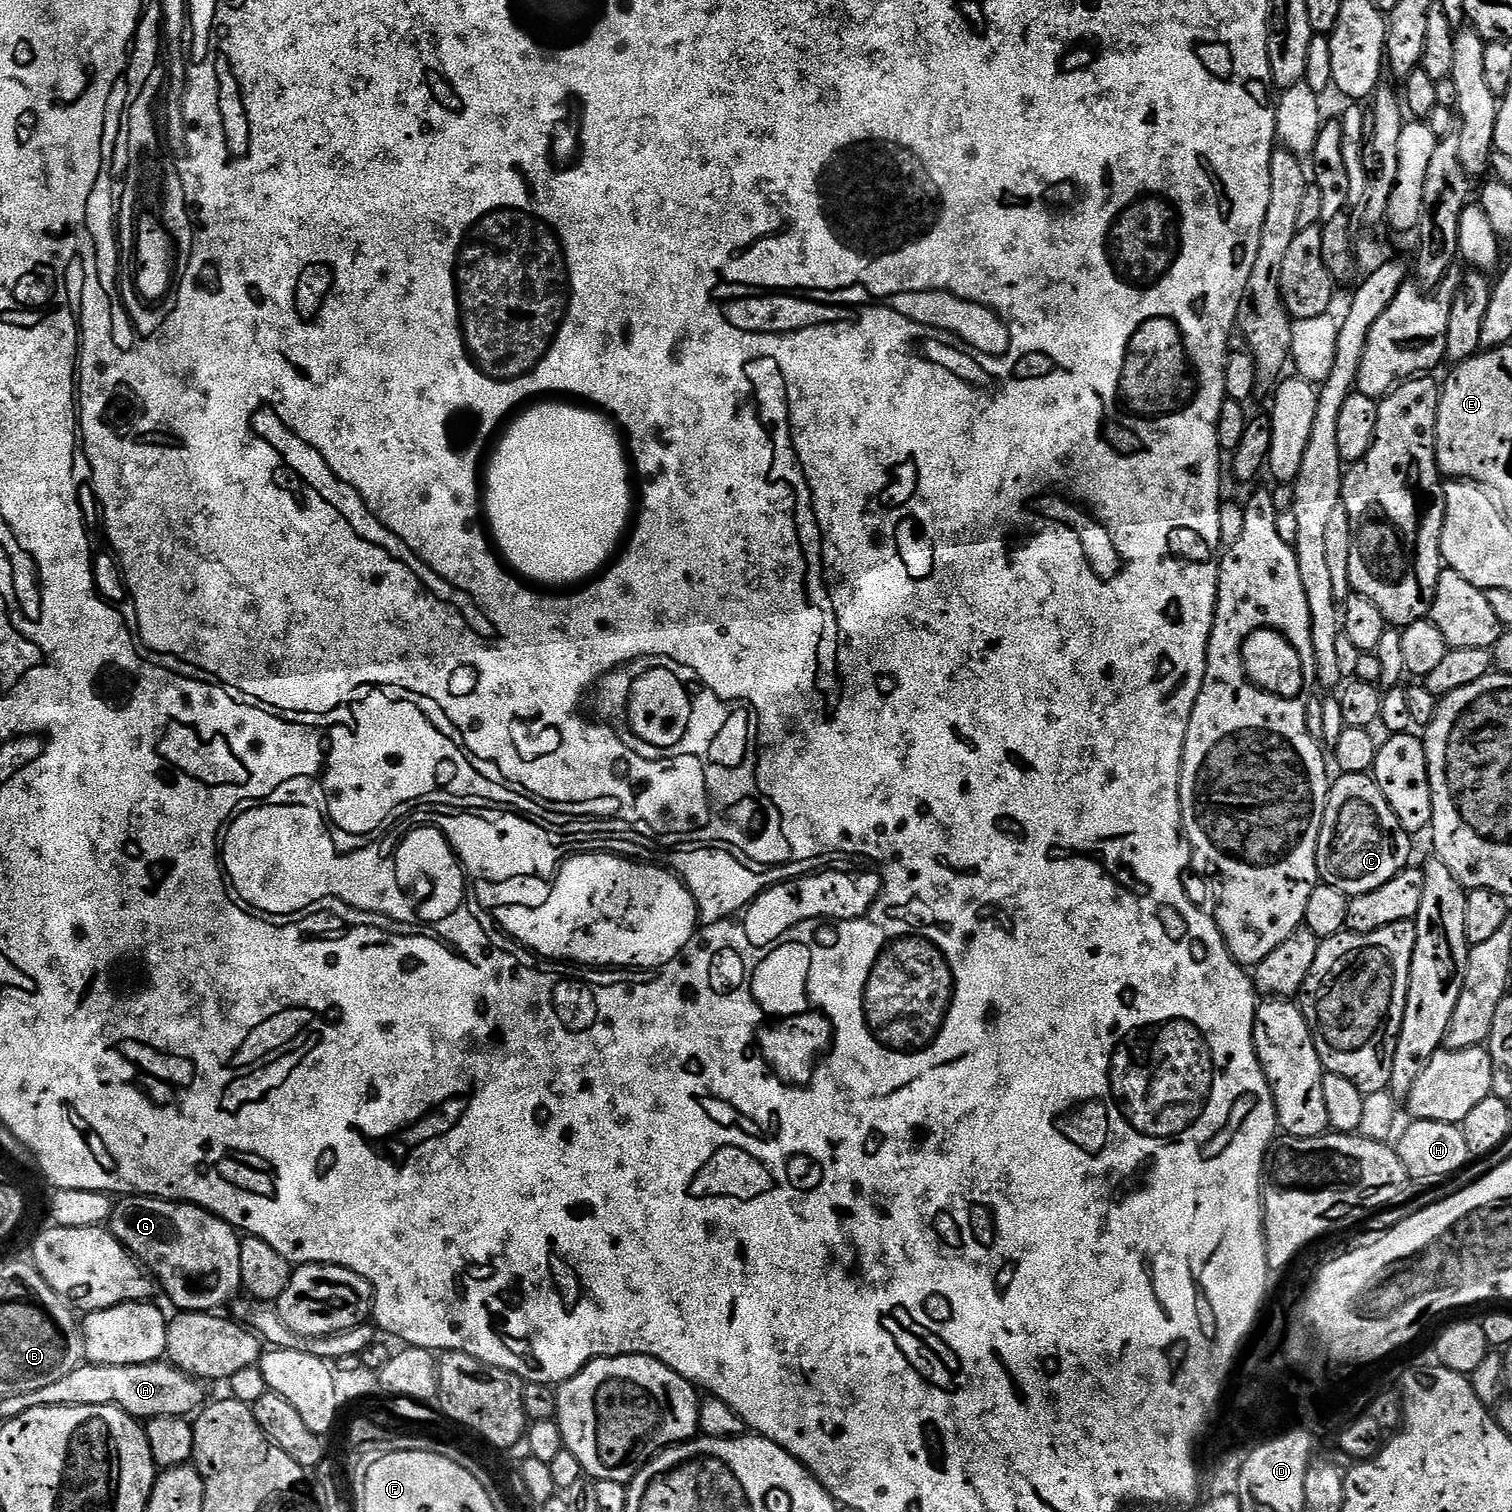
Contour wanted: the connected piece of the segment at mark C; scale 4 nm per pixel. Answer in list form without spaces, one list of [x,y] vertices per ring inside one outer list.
[[[1345,772],[1337,777],[1328,790],[1328,805],[1318,838],[1316,861],[1321,881],[1334,886],[1334,890],[1342,890],[1351,898],[1370,894],[1370,890],[1378,890],[1378,886],[1386,886],[1390,878],[1394,878],[1409,867],[1411,860],[1408,859],[1412,856],[1413,837],[1402,826],[1402,822],[1398,822],[1394,810],[1390,810],[1390,802],[1386,802],[1382,790],[1371,775]]]

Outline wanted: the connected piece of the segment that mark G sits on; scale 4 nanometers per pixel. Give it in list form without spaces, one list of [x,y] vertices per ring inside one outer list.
[[[126,1196],[117,1199],[108,1215],[106,1227],[124,1249],[135,1260],[140,1261],[150,1273],[153,1281],[168,1295],[170,1303],[180,1312],[215,1313],[225,1304],[231,1305],[241,1295],[242,1258],[237,1229],[227,1224],[221,1216],[207,1212],[196,1204],[185,1204],[174,1200],[161,1200],[155,1196]]]

